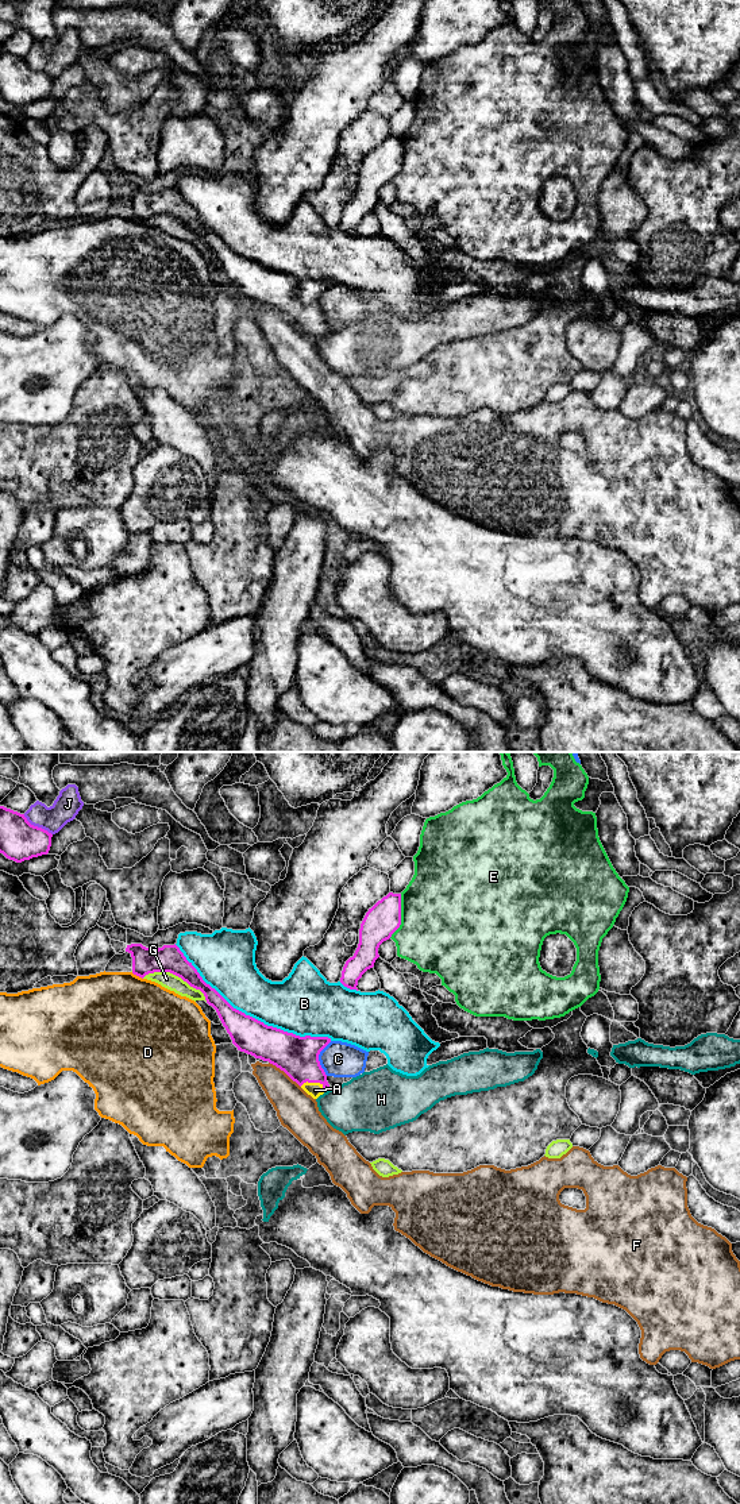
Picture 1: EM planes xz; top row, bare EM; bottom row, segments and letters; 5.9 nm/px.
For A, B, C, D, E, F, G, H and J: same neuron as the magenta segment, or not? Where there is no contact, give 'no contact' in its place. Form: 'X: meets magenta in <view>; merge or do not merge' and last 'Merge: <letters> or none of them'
A: meets magenta in xz; merge
B: meets magenta in xz; do not merge
C: meets magenta in xz; do not merge
D: meets magenta in xz; do not merge
E: meets magenta in xz; do not merge
F: meets magenta in xz; do not merge
G: meets magenta in xz; do not merge
H: meets magenta in xz; do not merge
J: meets magenta in xz; do not merge
Merge: A

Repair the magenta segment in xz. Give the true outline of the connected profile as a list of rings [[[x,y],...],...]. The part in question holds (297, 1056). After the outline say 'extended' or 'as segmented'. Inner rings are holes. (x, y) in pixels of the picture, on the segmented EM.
[[[131,944],[127,945],[126,952],[132,957],[134,975],[143,979],[149,973],[170,972],[190,987],[200,990],[207,1003],[216,1010],[238,1050],[275,1065],[313,1099],[329,1090],[319,1054],[331,1042],[331,1038],[300,1037],[267,1026],[234,1009],[215,988],[203,980],[176,944],[163,945],[158,949]]] | extended

